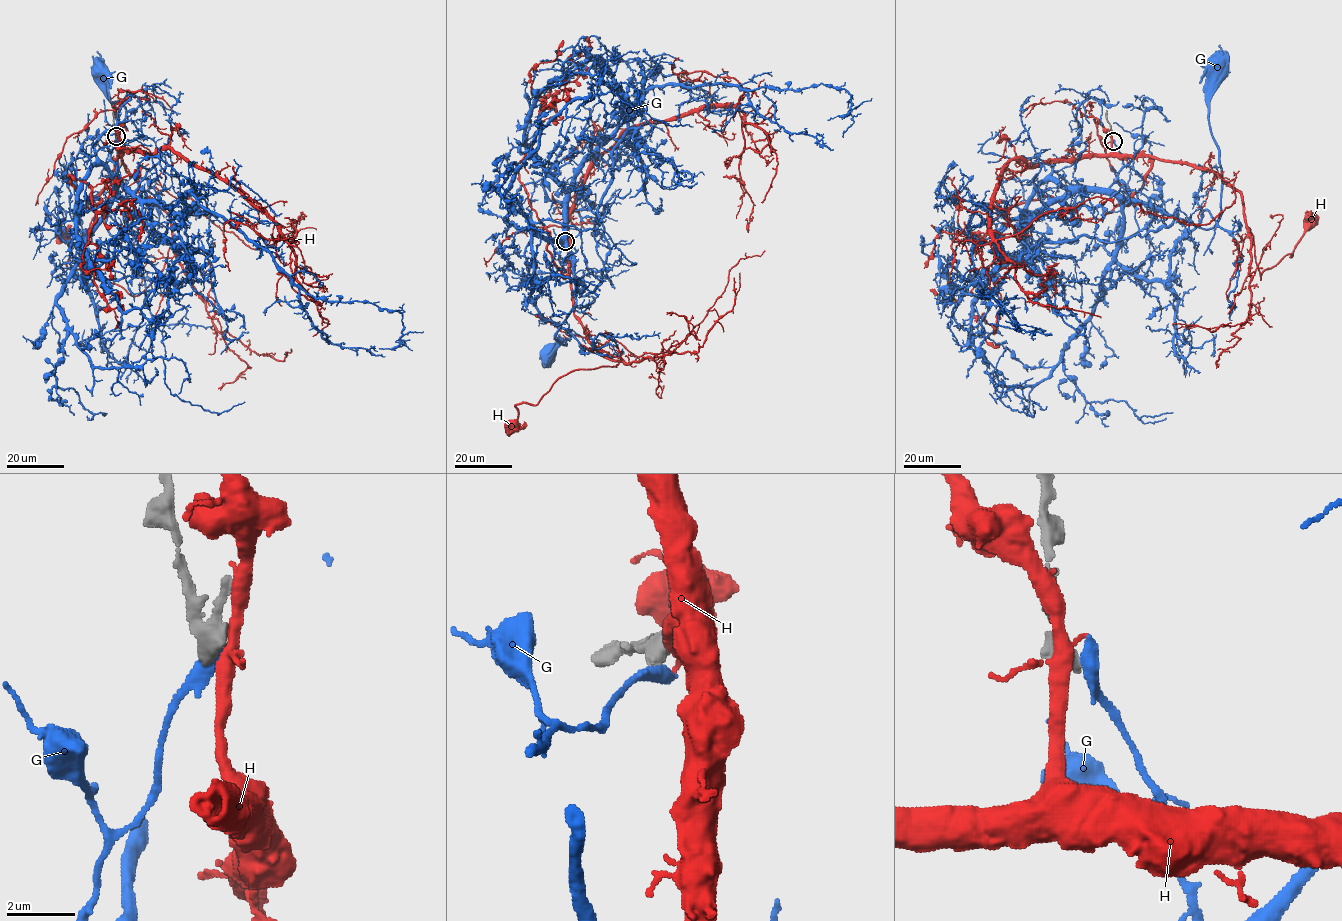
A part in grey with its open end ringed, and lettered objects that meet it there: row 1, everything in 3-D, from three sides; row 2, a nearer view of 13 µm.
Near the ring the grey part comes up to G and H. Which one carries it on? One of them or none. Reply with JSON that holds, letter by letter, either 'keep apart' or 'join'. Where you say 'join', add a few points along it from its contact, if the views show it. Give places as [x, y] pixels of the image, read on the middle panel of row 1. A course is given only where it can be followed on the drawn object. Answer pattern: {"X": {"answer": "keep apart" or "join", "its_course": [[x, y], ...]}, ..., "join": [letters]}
{"G": {"answer": "keep apart"}, "H": {"answer": "keep apart"}, "join": []}

